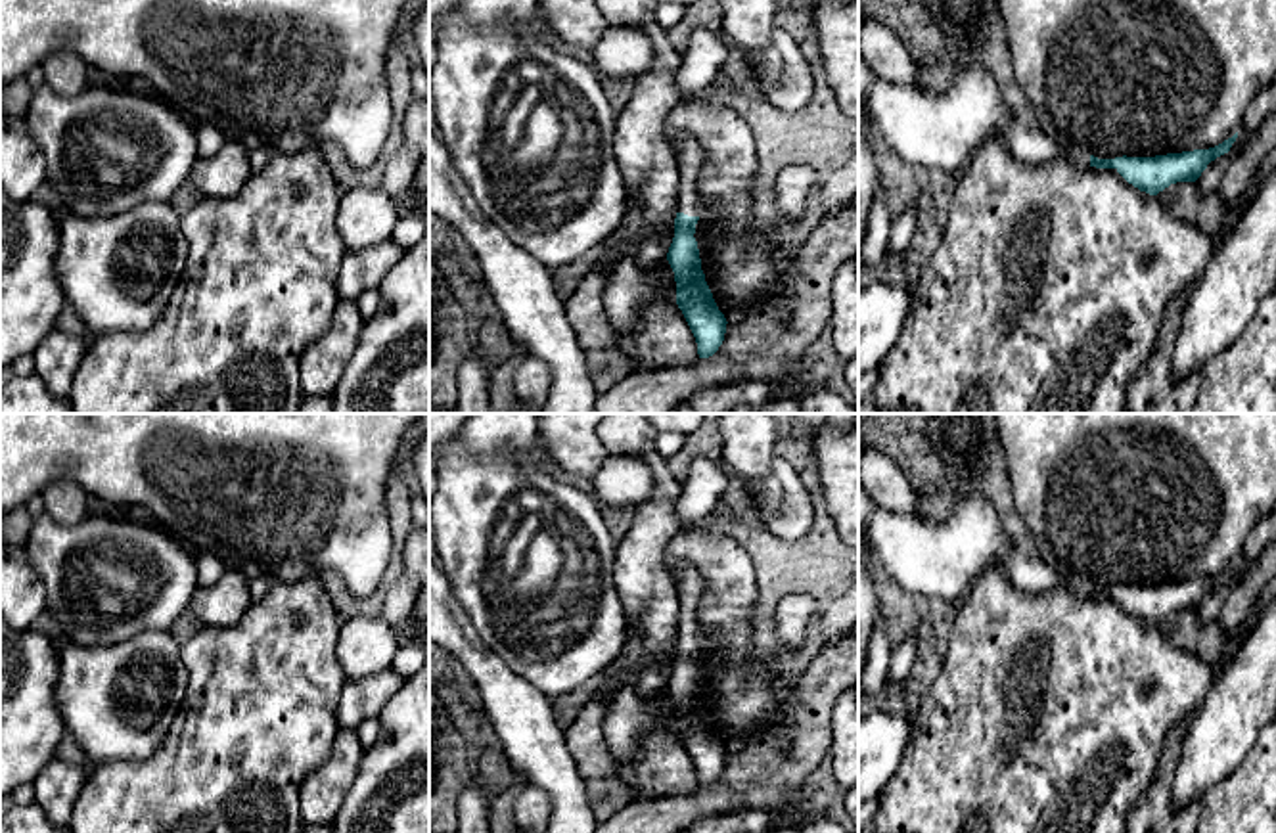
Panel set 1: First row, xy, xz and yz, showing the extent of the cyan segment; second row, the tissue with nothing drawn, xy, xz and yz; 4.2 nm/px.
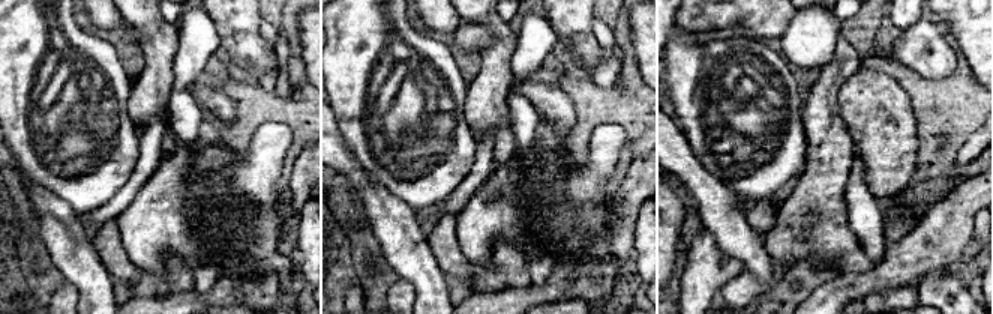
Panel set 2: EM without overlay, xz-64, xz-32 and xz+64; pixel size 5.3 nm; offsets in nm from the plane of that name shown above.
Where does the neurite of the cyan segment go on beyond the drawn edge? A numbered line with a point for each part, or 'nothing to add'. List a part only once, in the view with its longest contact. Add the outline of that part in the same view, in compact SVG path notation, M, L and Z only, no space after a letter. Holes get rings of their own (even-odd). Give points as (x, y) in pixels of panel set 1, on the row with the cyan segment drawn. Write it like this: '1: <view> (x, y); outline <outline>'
1: xz (690, 157); outline M678 134L674 138L676 144L676 163L680 174L680 203L676 213L684 213L688 216L701 216L699 197L695 193L695 182L701 165L705 163L705 153L697 146L692 136Z

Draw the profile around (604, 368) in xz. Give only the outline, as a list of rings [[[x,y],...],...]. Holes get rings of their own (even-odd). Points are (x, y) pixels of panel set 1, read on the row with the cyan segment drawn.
[[[592,350],[586,354],[588,377],[598,394],[607,393],[613,385],[634,371],[634,368],[634,360],[623,350]]]

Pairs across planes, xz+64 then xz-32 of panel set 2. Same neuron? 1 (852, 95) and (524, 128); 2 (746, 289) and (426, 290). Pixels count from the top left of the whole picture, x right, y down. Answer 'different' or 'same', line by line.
1: different
2: different

